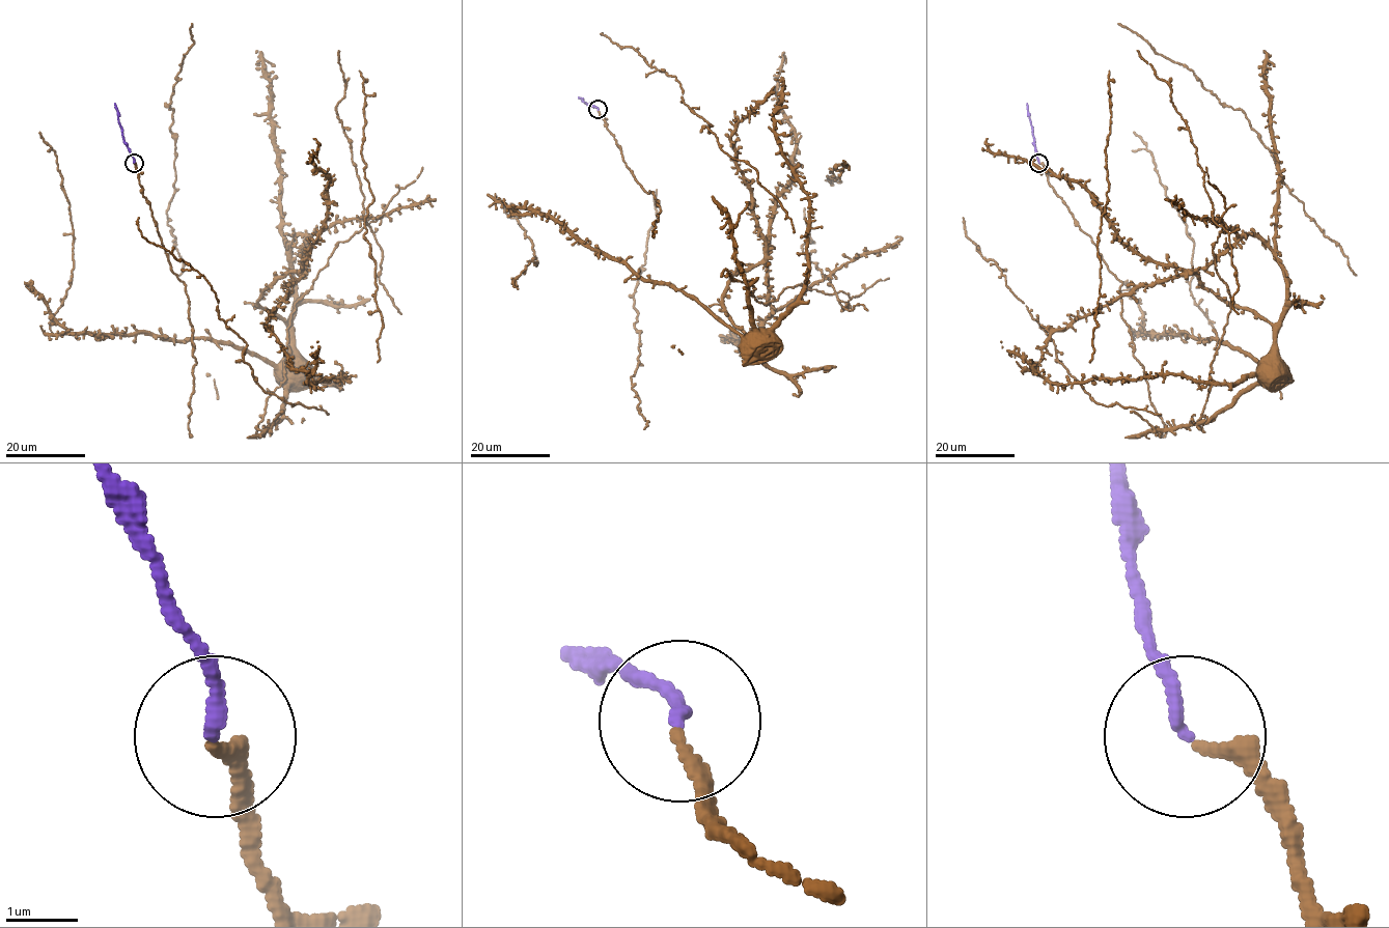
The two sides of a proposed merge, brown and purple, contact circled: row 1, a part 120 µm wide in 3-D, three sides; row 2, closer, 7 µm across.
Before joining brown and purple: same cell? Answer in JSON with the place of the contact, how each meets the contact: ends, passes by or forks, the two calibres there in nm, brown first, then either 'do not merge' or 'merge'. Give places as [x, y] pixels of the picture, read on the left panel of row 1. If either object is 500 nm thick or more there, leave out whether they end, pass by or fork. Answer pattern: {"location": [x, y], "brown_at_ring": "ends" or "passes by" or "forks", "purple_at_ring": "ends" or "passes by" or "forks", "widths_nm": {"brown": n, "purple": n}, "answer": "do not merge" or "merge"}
{"location": [134, 163], "brown_at_ring": "ends", "purple_at_ring": "ends", "widths_nm": {"brown": 200, "purple": 170}, "answer": "merge"}

